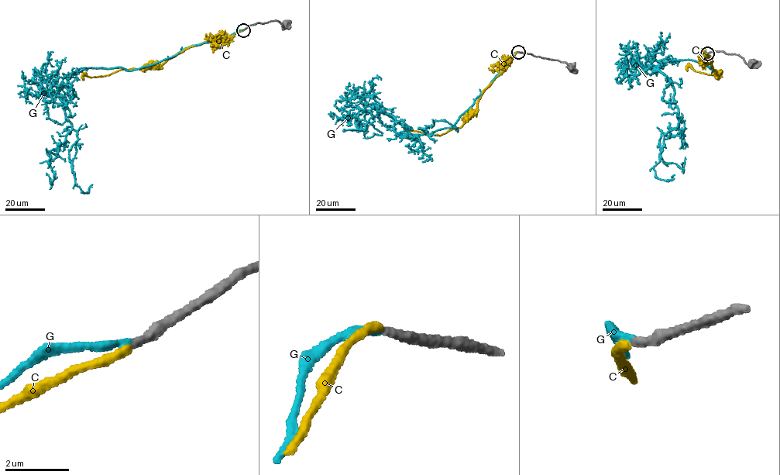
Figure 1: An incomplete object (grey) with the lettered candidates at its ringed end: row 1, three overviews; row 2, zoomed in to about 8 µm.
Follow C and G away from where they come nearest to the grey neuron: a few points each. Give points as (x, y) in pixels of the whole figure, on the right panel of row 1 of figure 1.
C: (707, 53), (719, 77), (720, 74), (716, 73), (710, 74), (695, 71), (689, 66), (687, 70)
G: (707, 53), (715, 74), (699, 62), (652, 62), (678, 109), (661, 157), (681, 168), (685, 156)

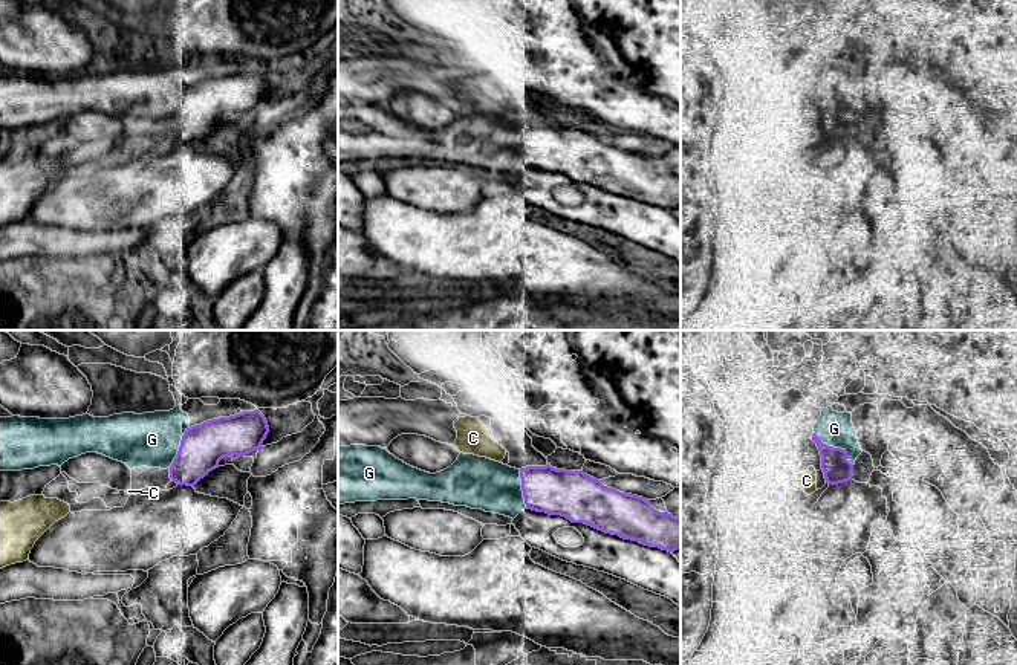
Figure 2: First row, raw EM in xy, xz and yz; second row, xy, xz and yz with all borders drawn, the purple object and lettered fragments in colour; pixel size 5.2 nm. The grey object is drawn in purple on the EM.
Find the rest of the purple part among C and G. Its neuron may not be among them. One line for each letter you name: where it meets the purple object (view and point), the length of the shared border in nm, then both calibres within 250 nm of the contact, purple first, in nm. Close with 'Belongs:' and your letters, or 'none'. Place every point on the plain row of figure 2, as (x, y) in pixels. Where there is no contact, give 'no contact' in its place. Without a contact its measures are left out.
C: no contact
Belongs: C

